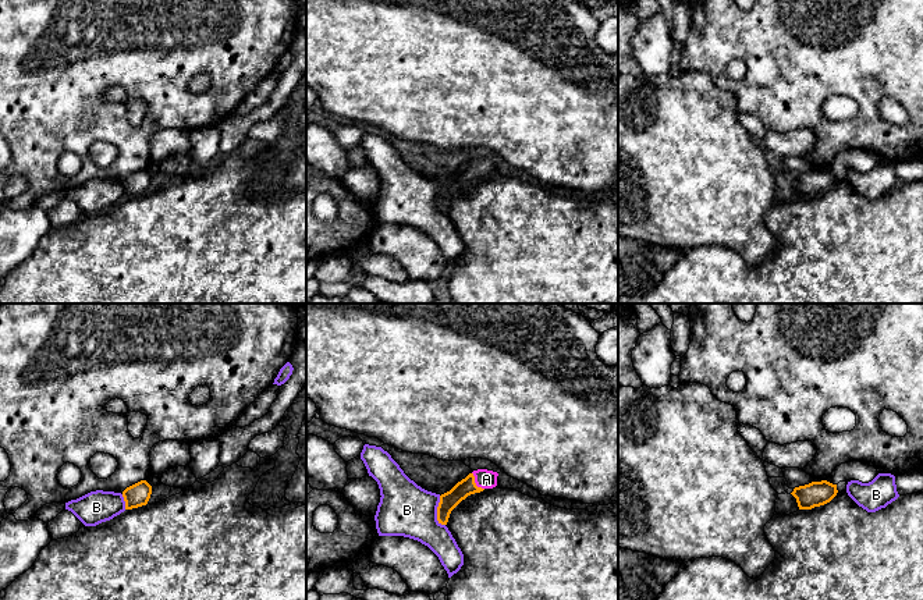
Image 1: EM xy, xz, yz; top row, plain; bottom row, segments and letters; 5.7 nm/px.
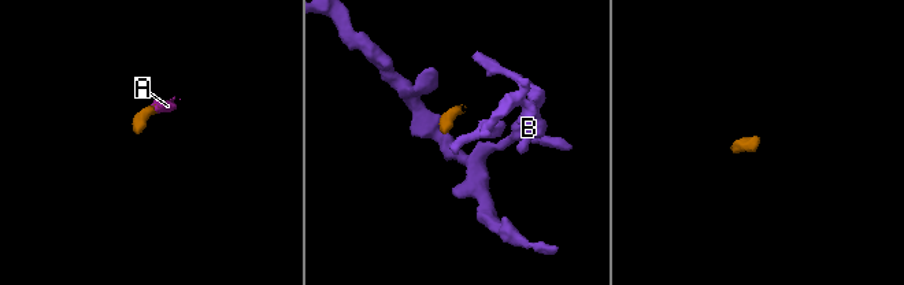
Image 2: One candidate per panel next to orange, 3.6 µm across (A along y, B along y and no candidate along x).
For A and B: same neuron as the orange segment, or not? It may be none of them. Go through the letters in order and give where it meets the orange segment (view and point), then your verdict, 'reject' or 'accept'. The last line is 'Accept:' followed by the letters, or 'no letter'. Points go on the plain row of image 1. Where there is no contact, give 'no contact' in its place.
A: contact xz (474, 170); accept
B: contact xz (437, 199); reject
Accept: A

